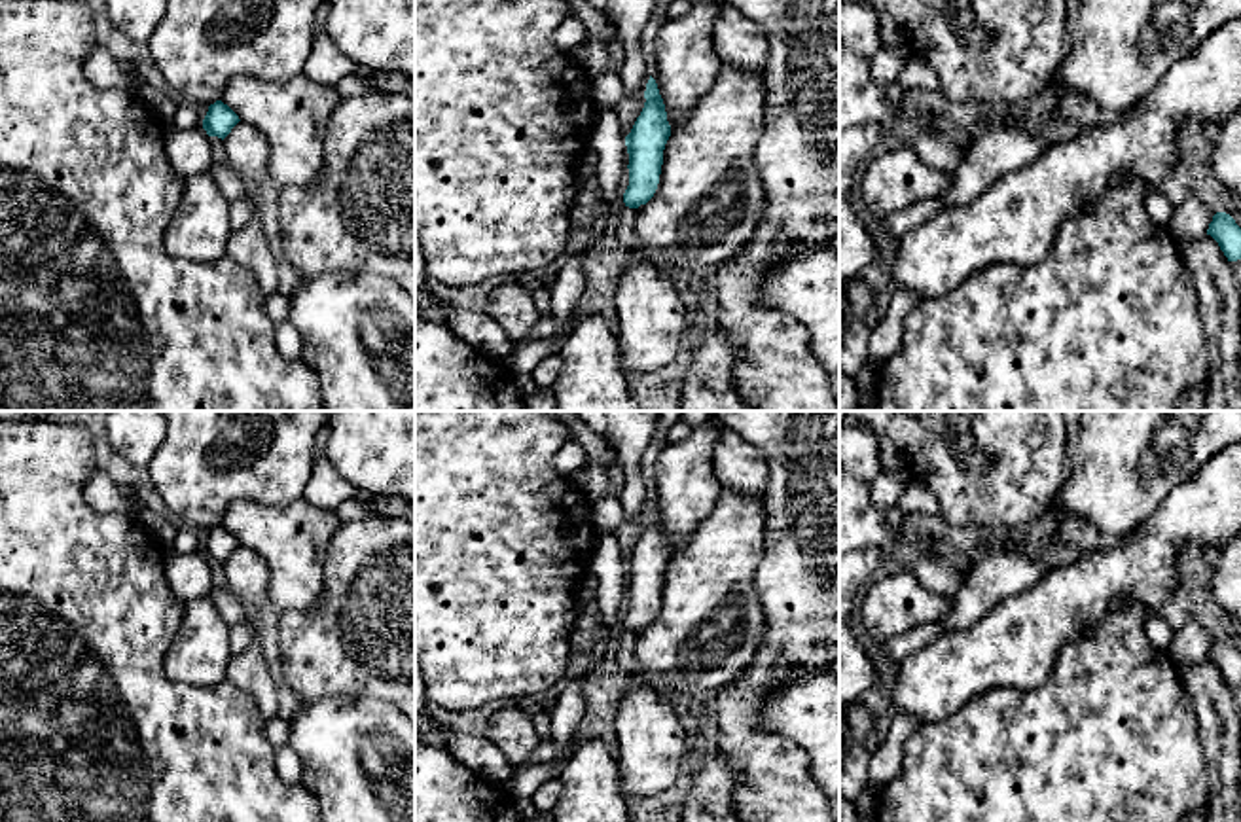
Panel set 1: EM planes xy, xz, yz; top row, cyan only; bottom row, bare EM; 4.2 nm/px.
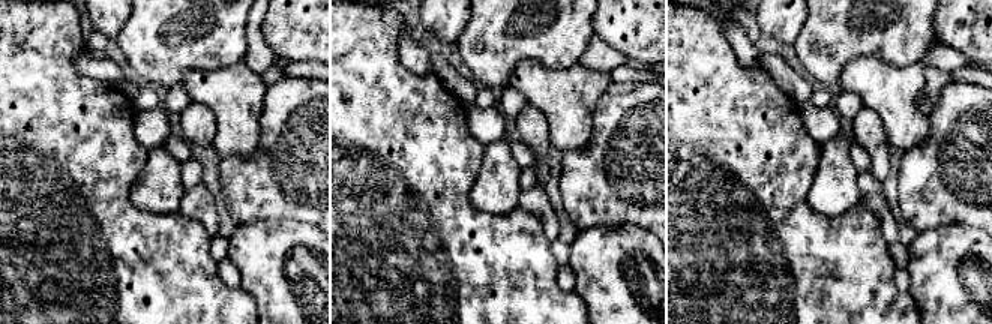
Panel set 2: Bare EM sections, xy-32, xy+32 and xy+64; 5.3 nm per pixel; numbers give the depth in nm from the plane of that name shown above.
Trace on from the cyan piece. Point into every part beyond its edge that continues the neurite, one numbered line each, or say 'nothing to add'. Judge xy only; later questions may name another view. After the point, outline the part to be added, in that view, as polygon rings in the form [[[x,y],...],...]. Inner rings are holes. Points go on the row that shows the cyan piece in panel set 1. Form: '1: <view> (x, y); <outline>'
nothing to add

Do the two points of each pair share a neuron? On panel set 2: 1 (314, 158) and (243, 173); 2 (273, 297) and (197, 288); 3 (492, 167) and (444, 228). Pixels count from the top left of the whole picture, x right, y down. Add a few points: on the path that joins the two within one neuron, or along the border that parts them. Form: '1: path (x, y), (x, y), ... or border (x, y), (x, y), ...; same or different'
1: path (296, 173), (261, 173); same
2: border (239, 287), (255, 300), (258, 308); different
3: border (482, 162), (470, 203), (500, 215); different

